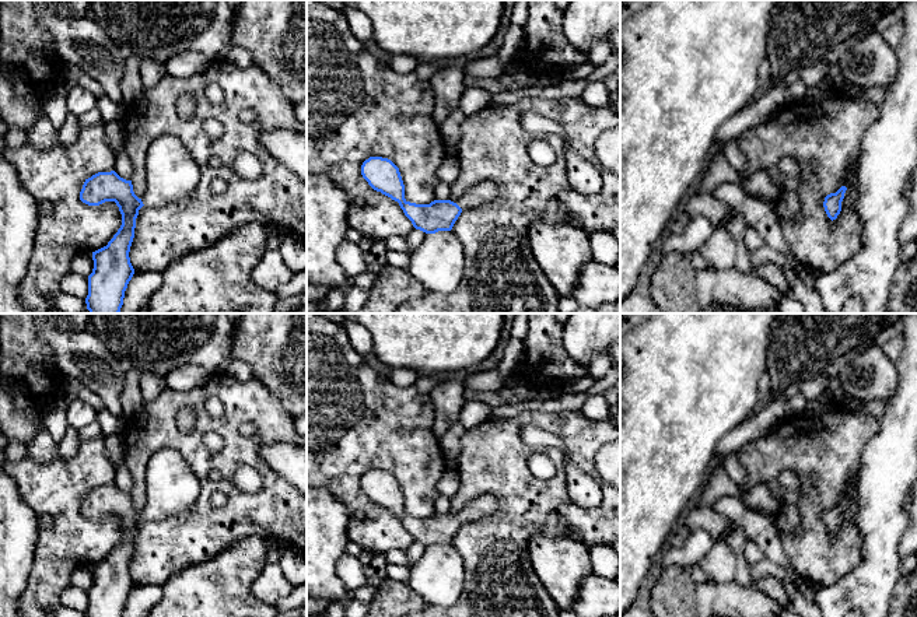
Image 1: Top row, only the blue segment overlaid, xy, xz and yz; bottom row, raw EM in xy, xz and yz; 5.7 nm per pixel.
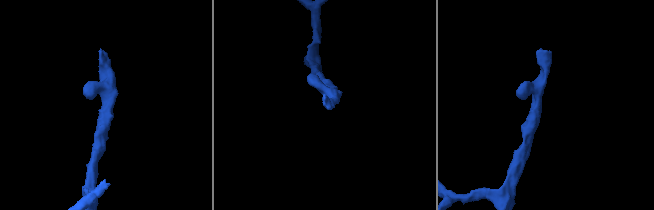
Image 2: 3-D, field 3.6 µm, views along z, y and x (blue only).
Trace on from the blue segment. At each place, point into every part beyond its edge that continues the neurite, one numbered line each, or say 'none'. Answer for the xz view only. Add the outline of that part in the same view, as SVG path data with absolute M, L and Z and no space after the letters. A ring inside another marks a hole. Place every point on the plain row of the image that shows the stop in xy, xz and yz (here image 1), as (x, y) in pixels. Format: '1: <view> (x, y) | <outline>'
1: xz (485, 505) | M484 494L477 497L472 502L469 502L456 518L462 522L473 522L480 518L493 515L498 509L498 499L490 494Z

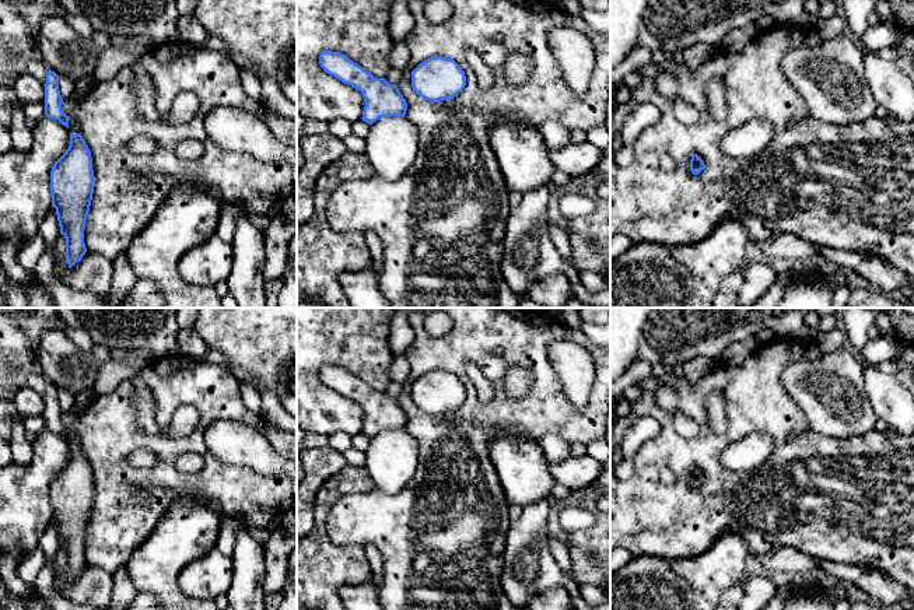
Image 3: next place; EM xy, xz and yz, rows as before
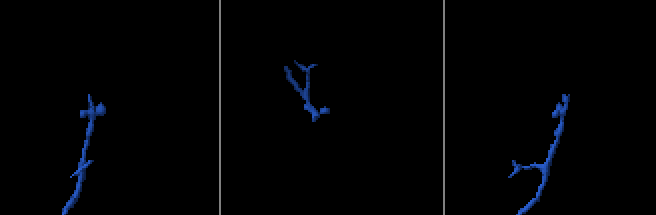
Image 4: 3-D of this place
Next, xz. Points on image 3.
none

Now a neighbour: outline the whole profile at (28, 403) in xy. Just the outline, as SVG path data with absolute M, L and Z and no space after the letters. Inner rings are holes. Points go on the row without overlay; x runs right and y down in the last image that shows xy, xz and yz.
M24 386L13 400L20 416L34 417L45 414L45 400L34 389Z

